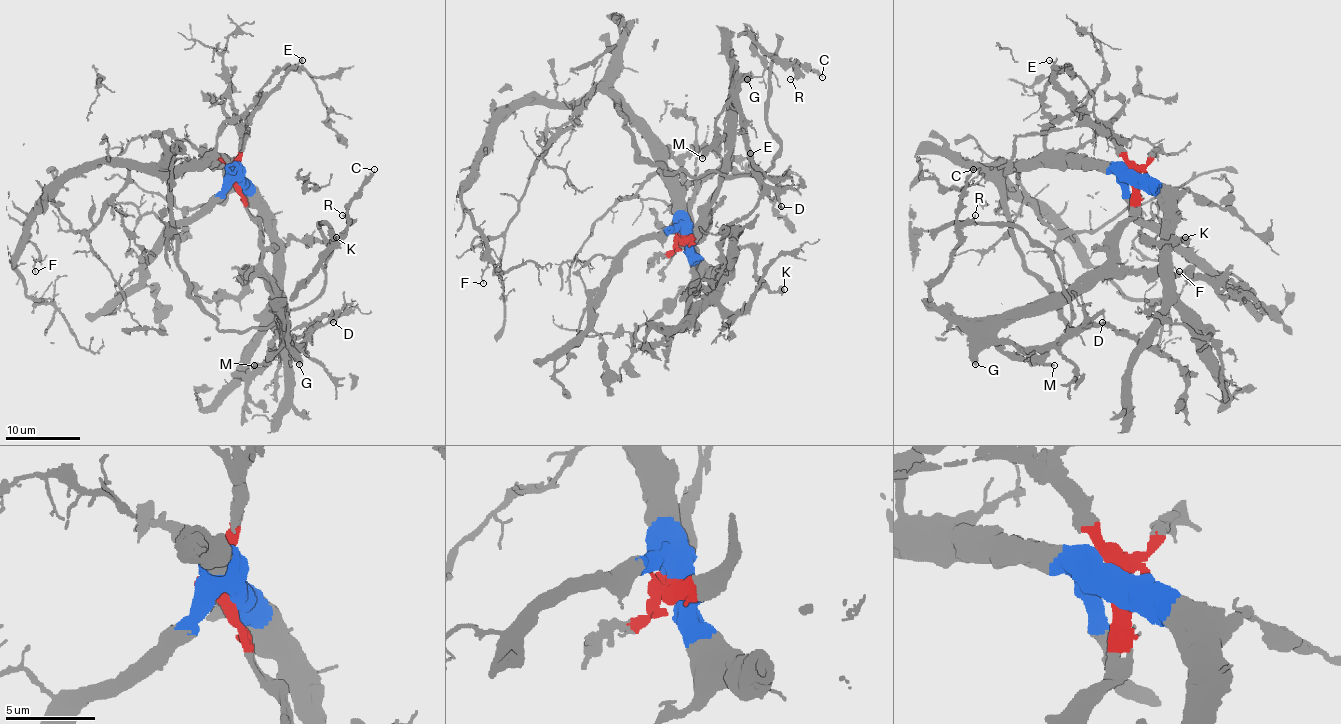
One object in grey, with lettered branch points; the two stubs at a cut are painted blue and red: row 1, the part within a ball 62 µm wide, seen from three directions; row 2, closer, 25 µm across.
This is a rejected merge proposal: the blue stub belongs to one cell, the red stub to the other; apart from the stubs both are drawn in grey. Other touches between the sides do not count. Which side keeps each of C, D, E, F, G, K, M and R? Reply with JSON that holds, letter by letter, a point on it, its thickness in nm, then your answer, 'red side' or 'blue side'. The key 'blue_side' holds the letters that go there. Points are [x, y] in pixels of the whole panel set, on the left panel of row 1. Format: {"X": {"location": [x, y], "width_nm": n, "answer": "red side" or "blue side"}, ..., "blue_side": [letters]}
{"C": {"location": [374, 169], "width_nm": 150, "answer": "red side"}, "D": {"location": [333, 322], "width_nm": 120, "answer": "red side"}, "E": {"location": [302, 60], "width_nm": 80, "answer": "red side"}, "F": {"location": [35, 271], "width_nm": 140, "answer": "blue side"}, "G": {"location": [299, 364], "width_nm": 500, "answer": "red side"}, "K": {"location": [336, 237], "width_nm": 400, "answer": "blue side"}, "M": {"location": [254, 365], "width_nm": 400, "answer": "red side"}, "R": {"location": [342, 215], "width_nm": 140, "answer": "red side"}, "blue_side": ["F", "K"]}

